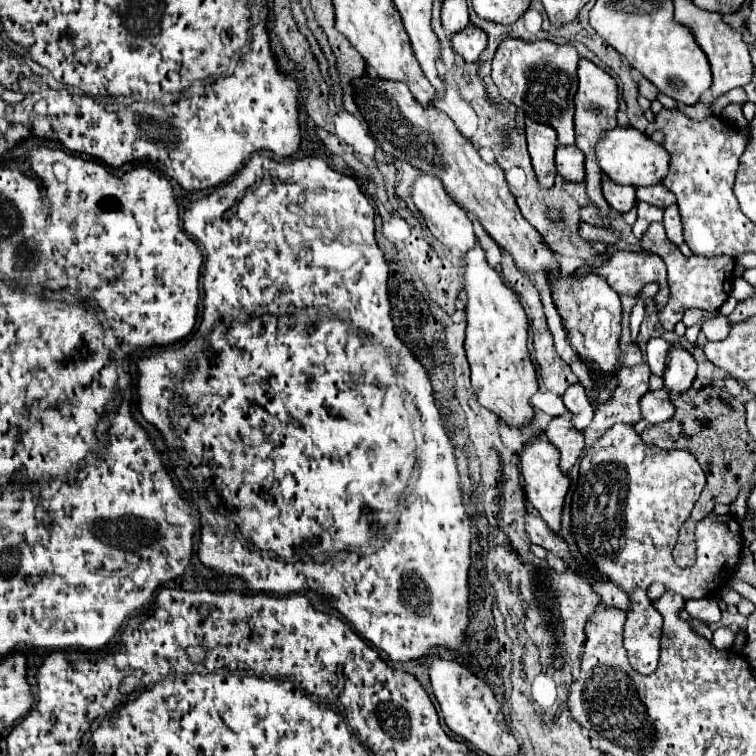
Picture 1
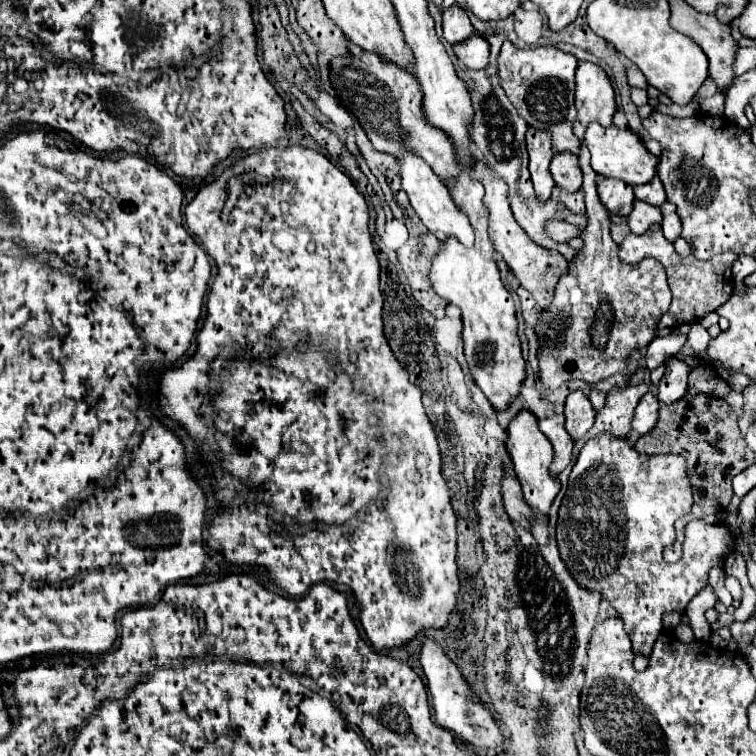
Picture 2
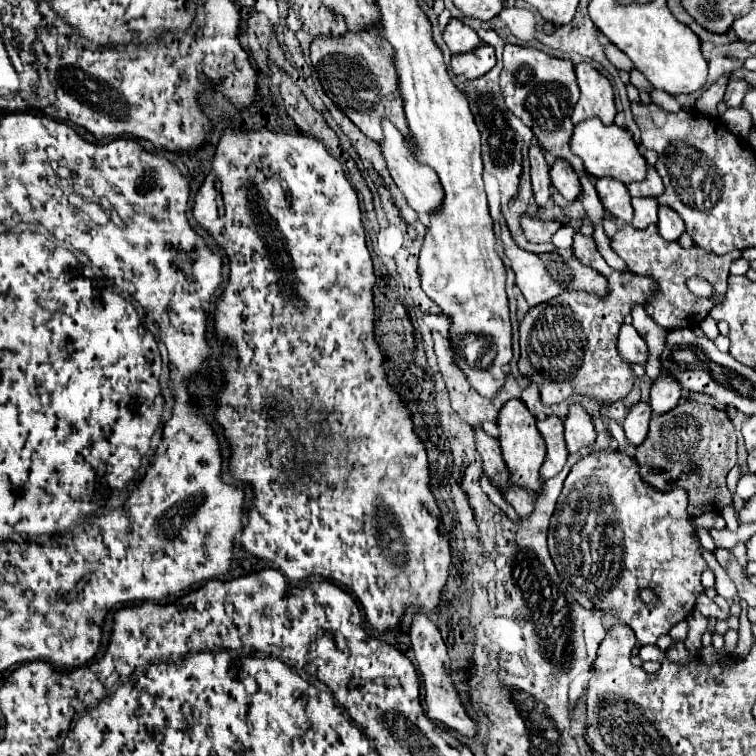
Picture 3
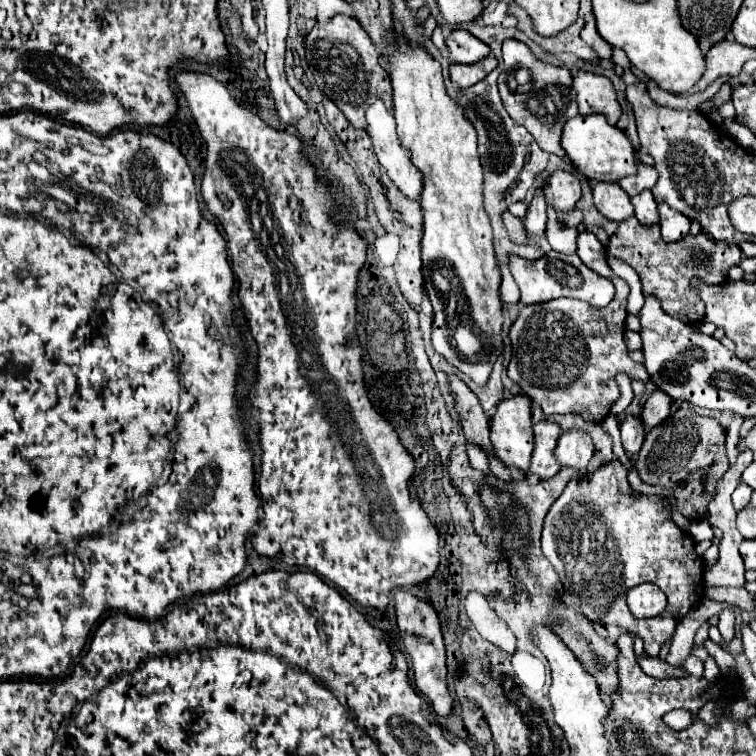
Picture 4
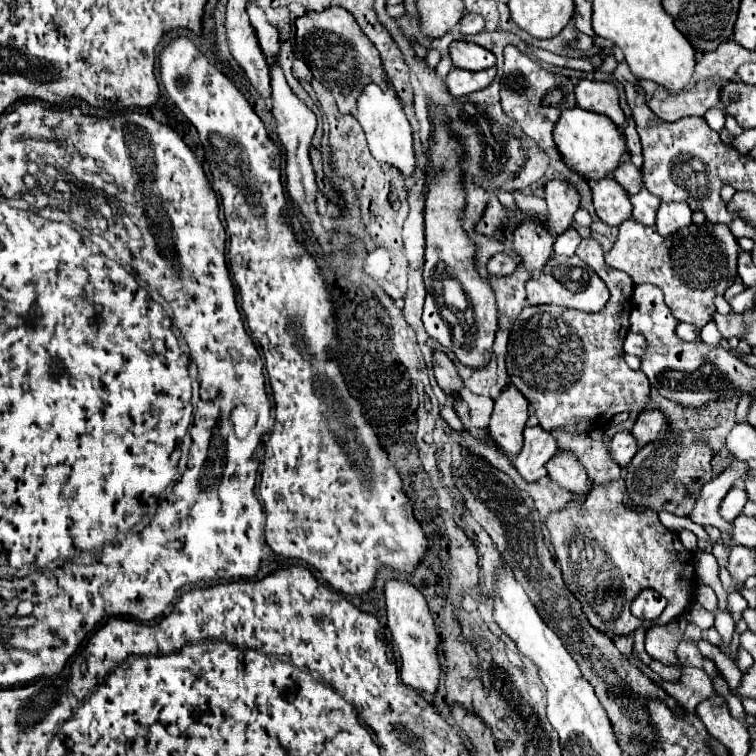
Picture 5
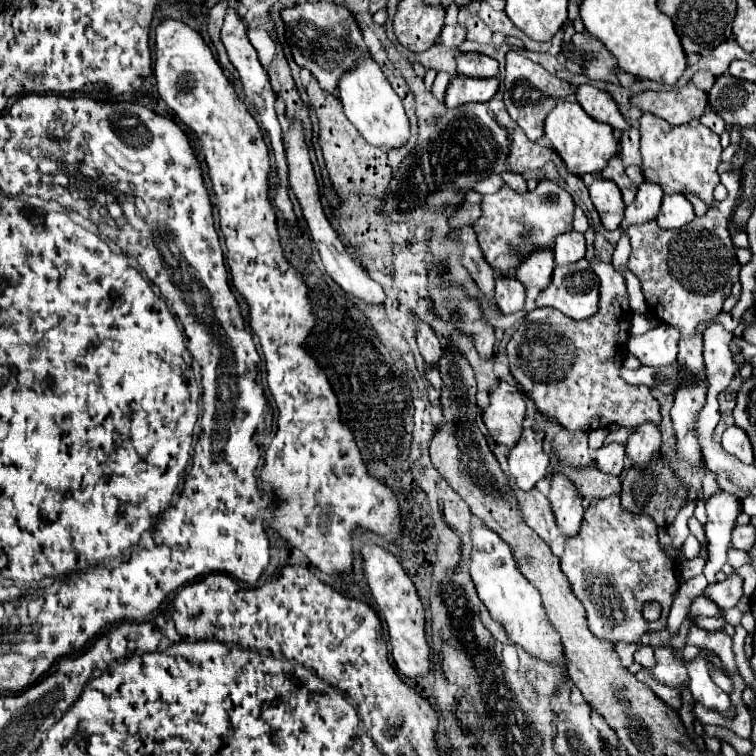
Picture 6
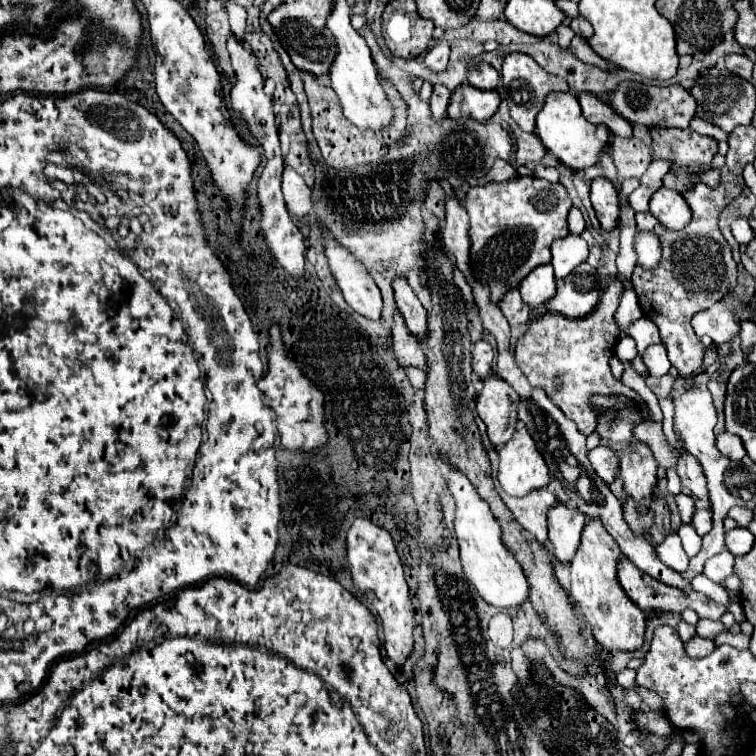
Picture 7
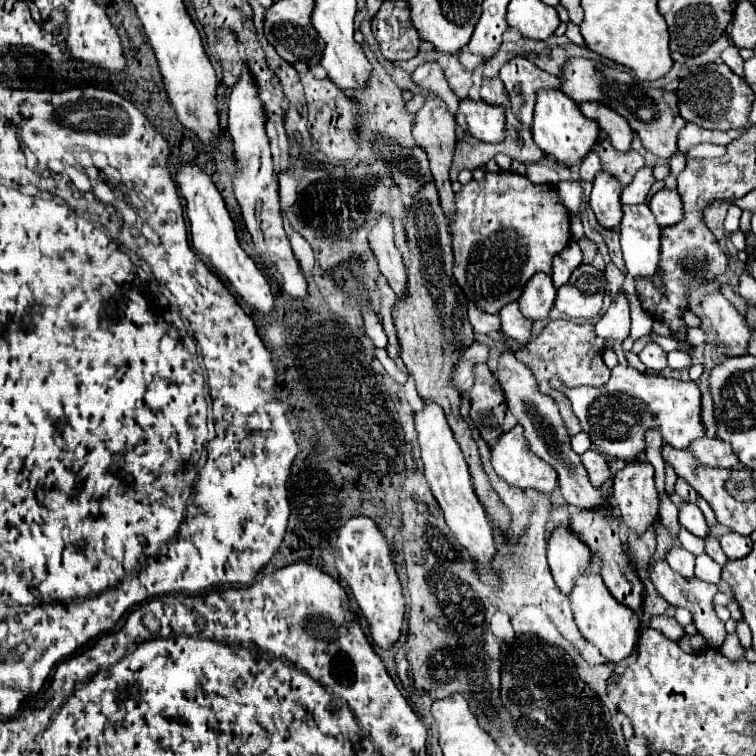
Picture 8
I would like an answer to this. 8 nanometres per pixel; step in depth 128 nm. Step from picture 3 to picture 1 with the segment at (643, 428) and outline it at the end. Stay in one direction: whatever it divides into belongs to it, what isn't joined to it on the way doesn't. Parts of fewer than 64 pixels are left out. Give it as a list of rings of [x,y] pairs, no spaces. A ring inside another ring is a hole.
[[[664,388],[654,390],[654,392],[646,392],[640,406],[642,406],[642,416],[650,424],[660,424],[660,422],[666,422],[674,416],[674,406],[672,406],[670,394]]]

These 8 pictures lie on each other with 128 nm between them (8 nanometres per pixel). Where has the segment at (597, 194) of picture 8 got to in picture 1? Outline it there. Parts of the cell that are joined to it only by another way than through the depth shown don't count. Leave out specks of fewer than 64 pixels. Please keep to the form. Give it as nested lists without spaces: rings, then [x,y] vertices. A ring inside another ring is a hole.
[[[606,178],[602,182],[602,190],[604,190],[604,198],[610,204],[610,208],[614,208],[620,214],[628,212],[636,204],[636,188],[634,186],[620,186],[620,184],[612,182],[610,178]]]

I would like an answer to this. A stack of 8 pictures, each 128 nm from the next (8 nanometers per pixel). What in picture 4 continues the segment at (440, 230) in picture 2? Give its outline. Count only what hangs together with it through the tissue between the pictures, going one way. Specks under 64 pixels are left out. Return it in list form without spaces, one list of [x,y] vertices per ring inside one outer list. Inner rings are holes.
[[[378,100],[374,102],[368,112],[366,112],[366,120],[368,120],[368,134],[374,142],[374,150],[376,150],[376,156],[378,156],[378,162],[386,168],[390,180],[398,186],[398,190],[402,190],[402,194],[410,200],[418,200],[420,194],[422,194],[422,188],[424,188],[424,174],[420,170],[416,170],[416,166],[410,162],[410,152],[404,150],[398,142],[398,136],[396,136],[396,122],[394,122],[394,116],[386,110],[384,102]]]

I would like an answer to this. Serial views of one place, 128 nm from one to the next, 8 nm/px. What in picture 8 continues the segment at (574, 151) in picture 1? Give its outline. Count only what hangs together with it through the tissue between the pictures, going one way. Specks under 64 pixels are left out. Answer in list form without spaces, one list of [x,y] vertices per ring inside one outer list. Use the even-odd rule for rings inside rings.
[[[486,172],[484,186],[478,186],[478,182],[472,180],[456,194],[456,220],[450,226],[450,234],[456,258],[456,282],[478,308],[488,314],[498,314],[508,302],[520,298],[524,284],[536,272],[550,274],[554,254],[570,244],[570,216],[554,186],[534,184],[526,176],[514,172]]]

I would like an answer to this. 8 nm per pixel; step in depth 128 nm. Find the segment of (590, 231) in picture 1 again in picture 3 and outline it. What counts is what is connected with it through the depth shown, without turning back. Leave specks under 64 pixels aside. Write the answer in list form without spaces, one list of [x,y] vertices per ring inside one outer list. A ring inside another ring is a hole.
[[[522,218],[522,228],[526,230],[526,236],[532,242],[550,242],[554,232],[560,228],[560,222],[546,222],[546,220],[536,220],[536,218]]]

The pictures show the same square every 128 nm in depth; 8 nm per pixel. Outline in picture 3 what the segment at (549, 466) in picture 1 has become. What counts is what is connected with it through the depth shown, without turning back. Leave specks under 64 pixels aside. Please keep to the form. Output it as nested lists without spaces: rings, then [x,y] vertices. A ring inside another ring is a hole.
[[[510,400],[504,404],[500,416],[498,416],[498,428],[500,428],[500,446],[502,446],[502,456],[504,462],[510,470],[510,482],[528,488],[532,492],[542,490],[542,480],[540,480],[540,466],[546,458],[546,446],[540,430],[536,428],[536,418],[528,412],[528,408],[520,400]]]

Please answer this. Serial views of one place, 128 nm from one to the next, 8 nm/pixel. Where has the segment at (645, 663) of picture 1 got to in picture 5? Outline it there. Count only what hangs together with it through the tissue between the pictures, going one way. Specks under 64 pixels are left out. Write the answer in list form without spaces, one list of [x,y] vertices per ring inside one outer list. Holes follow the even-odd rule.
[[[612,480],[606,484],[592,484],[586,500],[570,500],[562,510],[552,512],[546,518],[546,528],[552,540],[552,546],[556,550],[556,562],[562,568],[562,578],[568,586],[568,590],[576,596],[576,600],[582,604],[582,610],[590,624],[608,634],[614,636],[626,636],[632,634],[642,626],[642,620],[632,616],[630,602],[636,598],[636,594],[642,588],[654,588],[656,592],[664,594],[668,600],[668,606],[662,614],[662,624],[668,624],[676,616],[680,616],[692,602],[692,594],[688,588],[694,588],[696,582],[696,566],[694,566],[694,554],[686,550],[678,538],[676,532],[668,530],[654,510],[644,512],[628,512],[622,504],[622,492],[624,492],[624,480]],[[592,556],[596,556],[596,574],[592,574]]]

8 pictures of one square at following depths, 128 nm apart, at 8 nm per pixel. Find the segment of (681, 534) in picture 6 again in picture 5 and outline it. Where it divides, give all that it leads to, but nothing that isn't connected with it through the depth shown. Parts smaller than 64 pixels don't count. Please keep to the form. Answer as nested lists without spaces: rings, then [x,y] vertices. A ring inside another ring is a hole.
[[[734,460],[732,466],[728,466],[724,472],[720,472],[714,480],[710,480],[702,488],[702,494],[690,514],[690,518],[696,524],[710,524],[710,526],[716,526],[720,532],[726,532],[730,538],[730,546],[734,546],[734,540],[732,540],[734,526],[732,526],[732,522],[724,520],[720,516],[720,504],[722,504],[722,498],[728,494],[728,490],[736,484],[736,480],[744,478],[748,470],[750,470],[750,466],[746,462]]]

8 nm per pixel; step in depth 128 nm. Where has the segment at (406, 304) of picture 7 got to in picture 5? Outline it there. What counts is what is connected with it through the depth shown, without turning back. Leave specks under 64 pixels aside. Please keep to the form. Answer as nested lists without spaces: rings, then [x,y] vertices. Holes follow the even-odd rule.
[[[438,352],[434,356],[434,376],[436,376],[436,380],[438,380],[438,384],[440,384],[440,388],[444,390],[446,396],[454,398],[454,396],[460,394],[464,384],[458,376],[458,370],[456,370],[454,362],[446,354]]]

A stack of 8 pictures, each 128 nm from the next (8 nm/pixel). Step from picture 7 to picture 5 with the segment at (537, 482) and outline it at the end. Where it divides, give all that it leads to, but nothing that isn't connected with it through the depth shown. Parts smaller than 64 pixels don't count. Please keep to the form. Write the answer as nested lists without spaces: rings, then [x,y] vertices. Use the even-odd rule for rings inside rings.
[[[540,426],[524,430],[524,448],[512,460],[514,468],[526,482],[536,482],[546,476],[546,462],[558,452],[556,438]]]

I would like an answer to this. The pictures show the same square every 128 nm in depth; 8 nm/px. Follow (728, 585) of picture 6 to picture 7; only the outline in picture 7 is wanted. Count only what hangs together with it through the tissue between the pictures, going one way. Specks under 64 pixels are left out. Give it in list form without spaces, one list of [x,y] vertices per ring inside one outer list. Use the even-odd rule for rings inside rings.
[[[622,556],[620,564],[618,564],[618,580],[622,582],[622,588],[632,598],[632,602],[636,602],[642,610],[664,610],[664,612],[672,610],[672,612],[682,612],[684,608],[692,608],[692,610],[698,612],[700,618],[710,618],[710,620],[720,620],[720,616],[726,612],[726,608],[722,604],[716,604],[714,600],[710,600],[704,594],[696,594],[696,592],[686,594],[680,588],[674,588],[674,586],[668,586],[668,584],[664,584],[660,580],[650,578],[648,574],[644,574],[642,570],[638,570],[626,556]]]

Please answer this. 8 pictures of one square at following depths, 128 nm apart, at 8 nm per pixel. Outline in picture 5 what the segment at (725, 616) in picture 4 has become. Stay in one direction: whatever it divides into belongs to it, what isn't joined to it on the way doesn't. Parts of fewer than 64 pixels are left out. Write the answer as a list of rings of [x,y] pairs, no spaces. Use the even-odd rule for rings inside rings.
[[[702,552],[696,556],[696,574],[698,574],[698,580],[708,584],[716,596],[718,596],[718,608],[720,610],[728,610],[728,592],[722,588],[720,584],[720,578],[718,578],[718,560],[714,558],[712,552]]]

